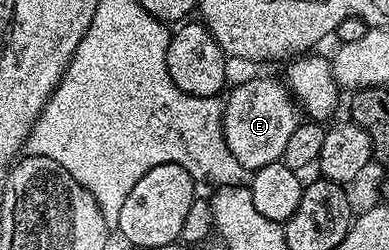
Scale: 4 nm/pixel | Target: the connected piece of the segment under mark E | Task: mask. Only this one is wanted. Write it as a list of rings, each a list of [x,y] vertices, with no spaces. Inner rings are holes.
[[[254,77],[251,81],[242,81],[234,90],[230,93],[230,98],[225,98],[224,108],[222,110],[222,134],[224,139],[228,143],[228,151],[232,151],[232,155],[237,159],[238,162],[242,164],[245,169],[256,170],[260,167],[264,167],[268,163],[273,161],[282,160],[284,155],[284,149],[287,146],[288,139],[292,136],[292,131],[295,131],[300,122],[300,106],[297,101],[294,100],[289,89],[286,88],[285,84],[281,80],[273,81],[270,77]]]

